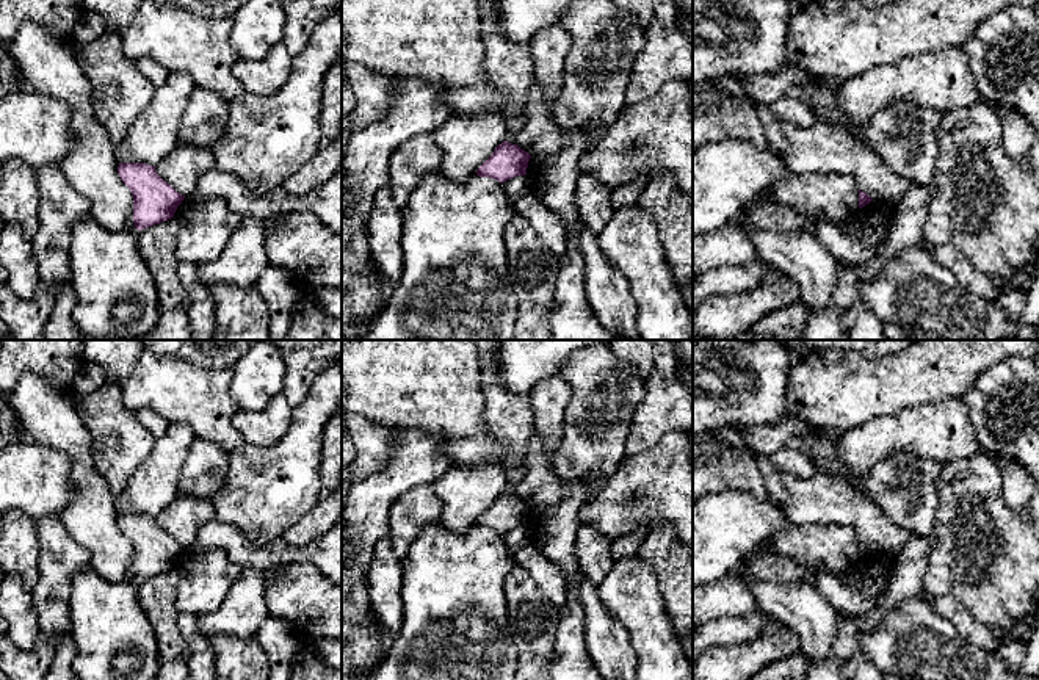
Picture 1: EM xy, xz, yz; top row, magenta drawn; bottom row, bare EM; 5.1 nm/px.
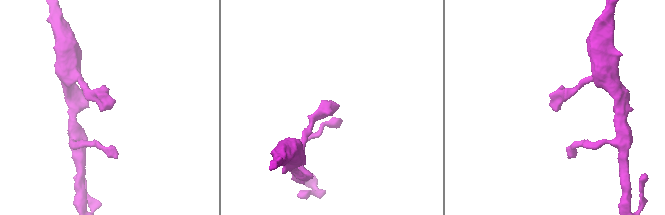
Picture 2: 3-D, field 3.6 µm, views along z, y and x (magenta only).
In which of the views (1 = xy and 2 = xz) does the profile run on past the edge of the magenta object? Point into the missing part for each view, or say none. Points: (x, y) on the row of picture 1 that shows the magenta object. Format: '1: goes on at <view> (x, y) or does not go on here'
1: does not go on here
2: does not go on here

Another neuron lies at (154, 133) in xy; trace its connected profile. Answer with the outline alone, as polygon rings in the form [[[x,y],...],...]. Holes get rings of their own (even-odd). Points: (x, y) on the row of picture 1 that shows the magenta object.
[[[171,72],[168,80],[157,86],[149,107],[136,118],[125,138],[114,149],[119,163],[160,165],[179,144],[177,133],[188,99],[196,88],[193,77],[186,72]]]

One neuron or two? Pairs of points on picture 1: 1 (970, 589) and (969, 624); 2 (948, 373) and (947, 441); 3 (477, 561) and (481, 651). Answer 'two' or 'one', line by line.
1: two
2: two
3: one

